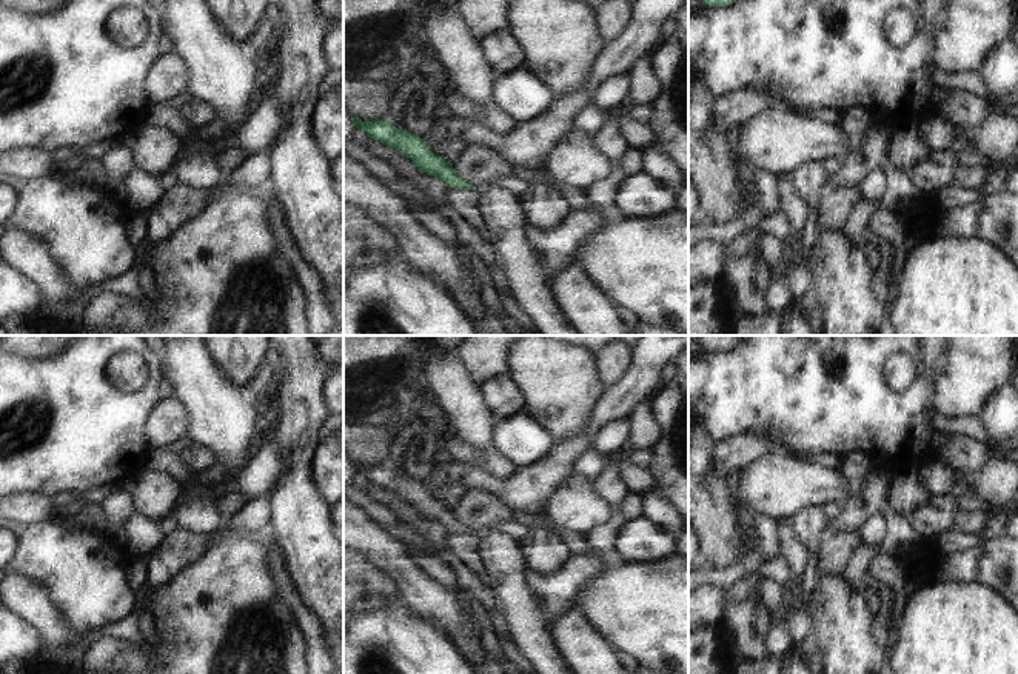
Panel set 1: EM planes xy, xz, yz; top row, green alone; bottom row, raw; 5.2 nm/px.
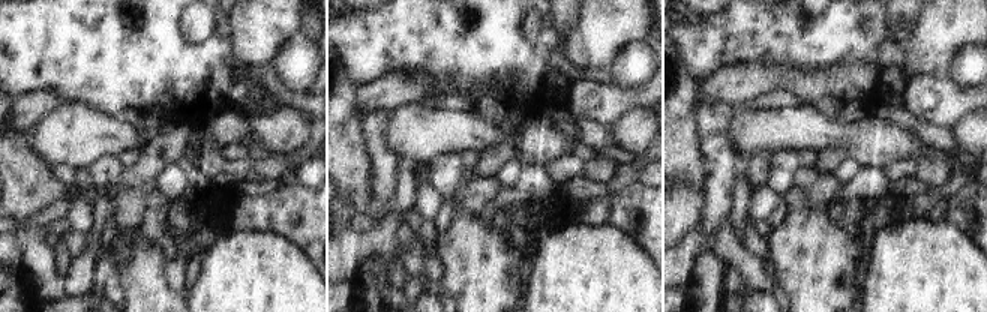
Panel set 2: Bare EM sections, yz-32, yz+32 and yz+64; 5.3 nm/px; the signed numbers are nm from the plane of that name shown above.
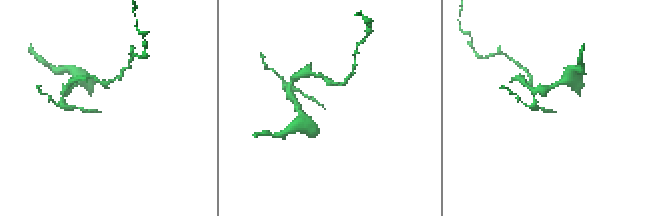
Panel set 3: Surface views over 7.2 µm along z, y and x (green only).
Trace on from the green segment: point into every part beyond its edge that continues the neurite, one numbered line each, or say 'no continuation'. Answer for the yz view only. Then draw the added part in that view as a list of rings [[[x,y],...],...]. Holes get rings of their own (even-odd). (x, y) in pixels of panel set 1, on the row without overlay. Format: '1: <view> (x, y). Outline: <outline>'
1: yz (901, 539). Outline: [[[886,505],[879,516],[886,520],[887,539],[879,549],[870,549],[867,546],[856,548],[849,560],[849,566],[844,572],[844,579],[856,589],[864,589],[861,579],[867,569],[870,569],[870,562],[879,554],[890,554],[893,557],[901,557],[906,554],[913,554],[923,543],[923,537],[912,528],[912,525],[899,517],[890,505]]]

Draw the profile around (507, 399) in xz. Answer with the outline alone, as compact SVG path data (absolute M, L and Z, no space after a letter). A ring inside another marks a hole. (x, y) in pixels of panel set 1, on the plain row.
M510 372L485 382L482 391L499 419L527 412L528 399Z

